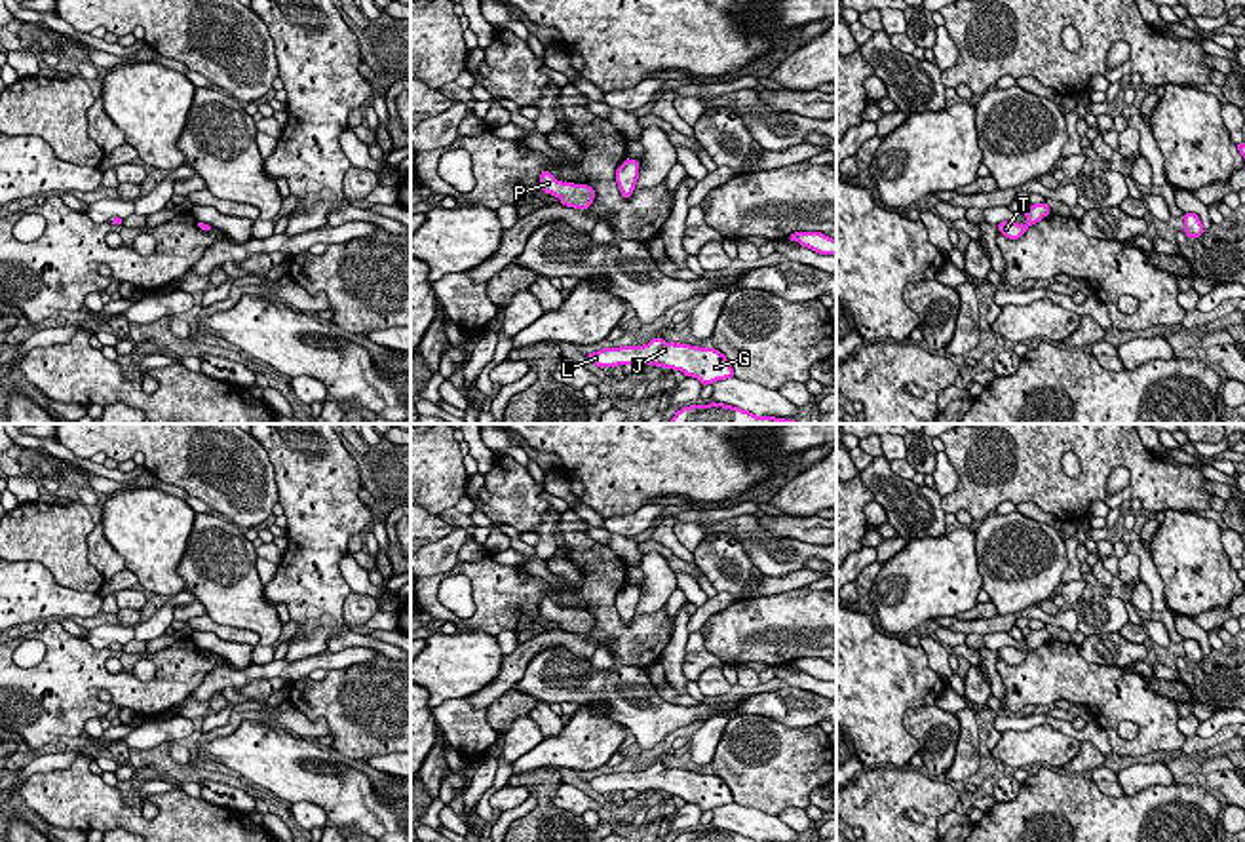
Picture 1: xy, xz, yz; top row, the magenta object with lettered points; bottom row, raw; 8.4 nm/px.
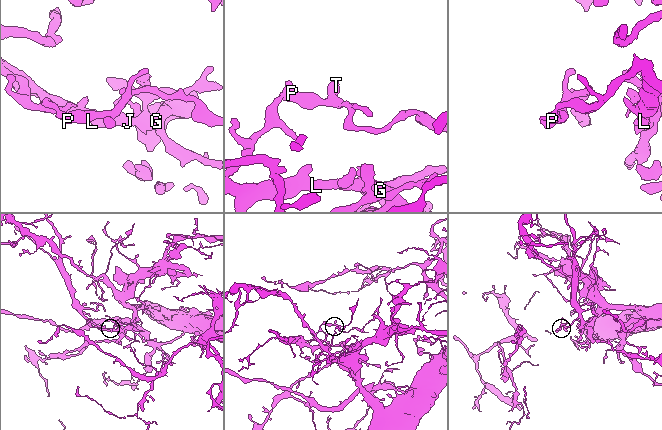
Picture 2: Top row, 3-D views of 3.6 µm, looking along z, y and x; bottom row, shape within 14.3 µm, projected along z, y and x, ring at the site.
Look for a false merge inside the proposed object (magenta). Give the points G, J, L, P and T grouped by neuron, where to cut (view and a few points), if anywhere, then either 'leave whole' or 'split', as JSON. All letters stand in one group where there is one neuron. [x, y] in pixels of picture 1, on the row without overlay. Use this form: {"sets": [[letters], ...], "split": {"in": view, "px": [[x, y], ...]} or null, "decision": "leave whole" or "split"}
{"sets": [["G", "J", "L", "P", "T"]], "split": null, "decision": "leave whole"}

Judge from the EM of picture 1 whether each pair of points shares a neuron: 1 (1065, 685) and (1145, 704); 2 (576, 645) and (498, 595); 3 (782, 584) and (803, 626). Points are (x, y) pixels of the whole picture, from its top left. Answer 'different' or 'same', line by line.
1: same
2: different
3: different

